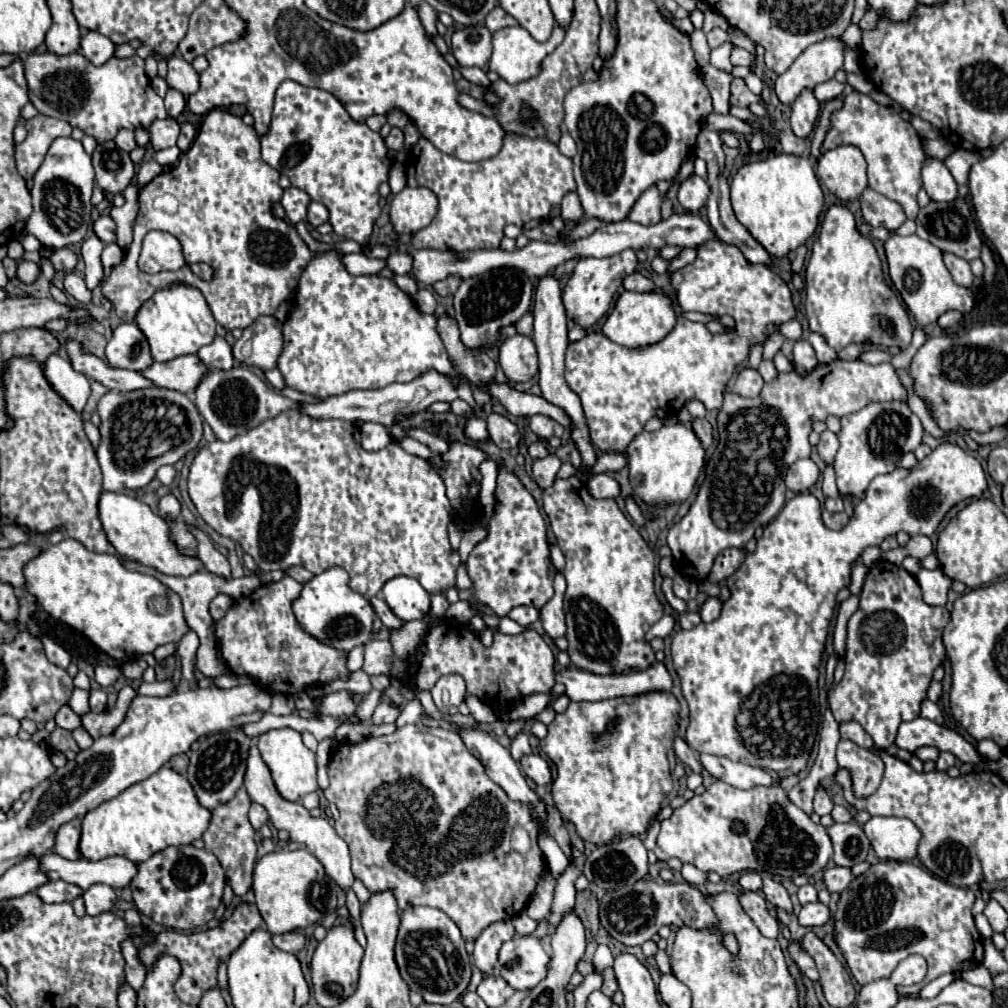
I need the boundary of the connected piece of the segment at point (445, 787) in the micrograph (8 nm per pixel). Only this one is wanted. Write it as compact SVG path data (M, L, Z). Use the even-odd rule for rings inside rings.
M404 725L404 727L396 729L392 735L368 737L368 739L364 739L360 743L354 743L354 745L344 743L344 745L340 745L340 749L334 751L328 769L330 769L330 773L328 773L330 775L330 787L324 791L324 795L326 795L328 801L336 803L336 807L340 811L340 819L334 823L334 829L350 845L352 871L354 871L356 879L360 879L370 893L380 893L380 891L390 889L394 893L396 901L398 901L398 911L404 911L404 909L414 907L414 905L428 905L428 907L442 909L458 925L458 929L460 929L460 933L466 941L476 941L476 937L490 923L496 923L496 921L502 921L502 919L512 919L514 915L518 915L526 907L526 903L528 903L530 895L534 893L540 877L548 869L544 853L538 847L538 825L532 819L530 809L524 803L512 801L504 793L504 789L500 785L496 785L486 775L482 763L464 747L464 743L460 743L460 737L454 731L430 729L430 727L424 727L424 725ZM514 825L526 827L530 837L532 837L532 849L526 855L516 853L510 847L510 831L512 831Z

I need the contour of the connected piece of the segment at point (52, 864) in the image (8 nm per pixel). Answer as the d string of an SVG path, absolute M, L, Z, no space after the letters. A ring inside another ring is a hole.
M56 853L44 855L40 867L44 867L50 879L62 879L66 883L78 885L84 891L94 883L104 883L112 889L128 887L138 871L136 863L132 863L126 857L106 857L102 861L90 859L68 861Z

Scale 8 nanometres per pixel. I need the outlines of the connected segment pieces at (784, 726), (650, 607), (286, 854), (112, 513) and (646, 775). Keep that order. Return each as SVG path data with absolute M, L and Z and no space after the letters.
M942 443L938 445L930 455L926 455L922 461L916 463L916 467L912 469L902 469L896 467L892 473L886 475L878 475L866 489L862 501L854 507L854 515L850 517L848 525L842 527L840 531L828 531L828 527L822 523L822 507L820 501L812 495L812 493L798 493L794 495L784 509L778 513L776 519L772 519L766 527L762 537L758 539L756 551L754 553L746 553L744 563L740 565L740 569L726 579L726 585L730 589L730 599L722 603L722 613L716 621L712 623L700 623L690 631L678 629L674 639L672 639L672 659L674 659L674 669L678 673L680 679L680 687L682 687L682 695L688 701L690 707L690 725L686 729L686 743L698 751L698 753L710 753L710 755L724 755L728 759L734 761L742 761L748 763L752 767L762 767L764 771L768 771L774 779L784 779L784 777L792 777L798 775L800 771L806 769L810 751L814 747L816 741L816 733L818 733L818 725L820 725L820 703L818 703L818 669L822 663L822 653L826 647L826 637L828 637L828 627L830 627L830 619L834 615L836 609L836 593L844 587L850 585L850 569L852 565L858 561L858 557L862 555L862 551L870 545L880 545L888 535L896 535L898 531L906 531L910 537L914 535L932 535L938 525L942 523L944 515L960 501L964 499L978 499L987 488L987 478L982 465L964 449L960 449L954 443Z
M572 475L568 479L556 479L556 483L544 491L544 511L566 557L564 579L568 587L564 595L564 611L570 661L578 669L596 675L618 675L626 669L646 669L648 663L656 661L656 657L644 637L646 631L664 615L664 607L654 591L654 551L624 517L614 499L594 499L582 483L584 481Z
M280 849L266 853L254 867L256 907L270 933L288 933L310 927L336 911L336 889L322 863L308 849Z
M102 491L98 501L98 517L104 527L104 533L108 541L114 545L114 549L128 559L140 561L146 567L152 567L166 575L182 575L188 577L192 573L198 573L204 569L198 557L186 557L172 547L172 541L168 539L168 523L160 515L156 515L146 503L142 503L136 497L124 495L124 493L110 493Z
M648 691L624 699L604 699L596 703L570 703L564 713L548 725L548 735L540 739L540 749L556 765L558 777L552 783L552 799L564 823L572 823L582 841L604 845L620 835L644 835L650 821L674 783L668 767L668 749L674 745L680 723L680 703L668 691Z

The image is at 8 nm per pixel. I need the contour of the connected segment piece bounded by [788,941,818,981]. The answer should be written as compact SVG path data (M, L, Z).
M790 941L788 951L790 951L792 959L796 961L796 965L800 967L800 971L802 971L810 981L818 981L818 969L816 969L814 959L812 959L796 941Z

